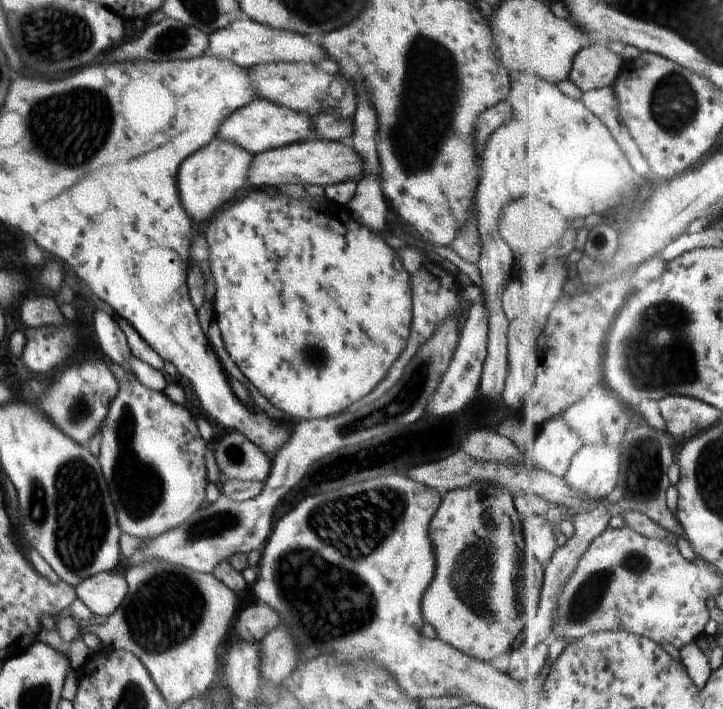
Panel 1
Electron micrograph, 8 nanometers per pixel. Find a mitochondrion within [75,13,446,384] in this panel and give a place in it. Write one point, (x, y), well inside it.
(172, 41)

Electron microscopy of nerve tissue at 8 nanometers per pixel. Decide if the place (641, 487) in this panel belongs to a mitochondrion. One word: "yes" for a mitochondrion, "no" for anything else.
yes

